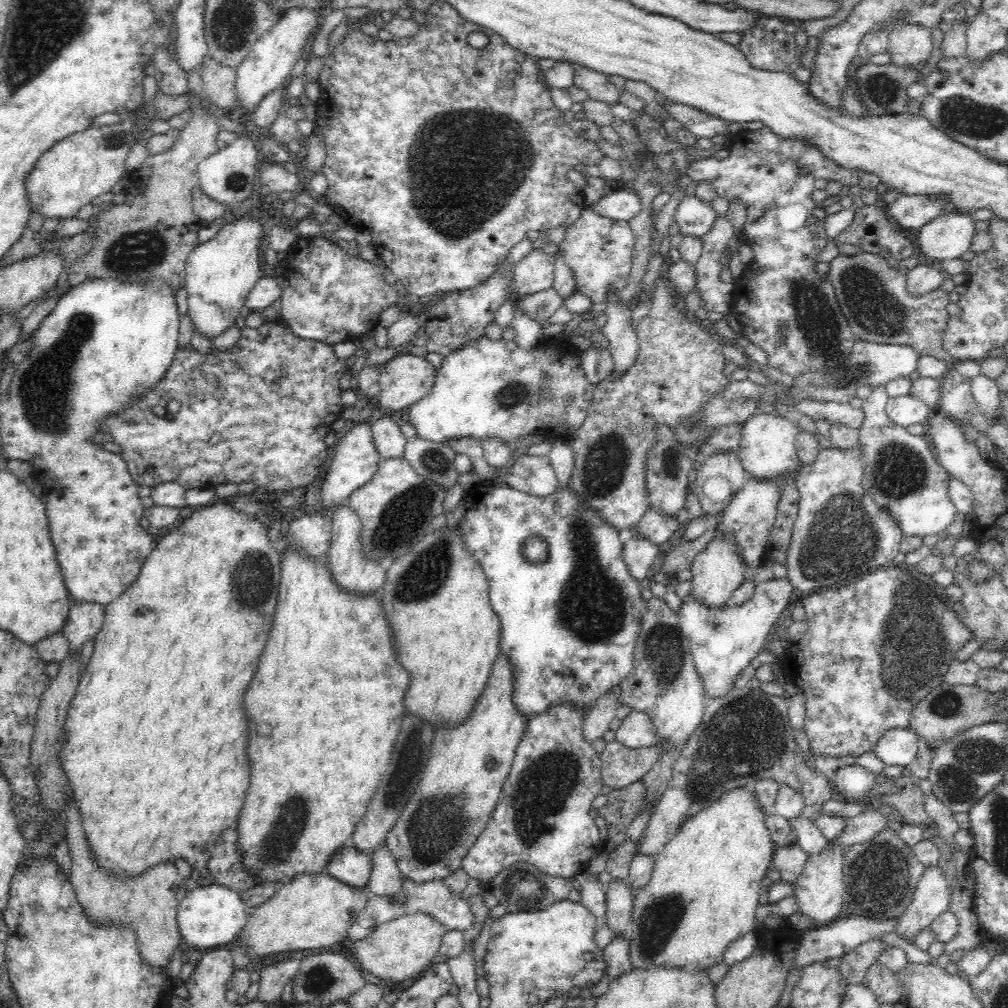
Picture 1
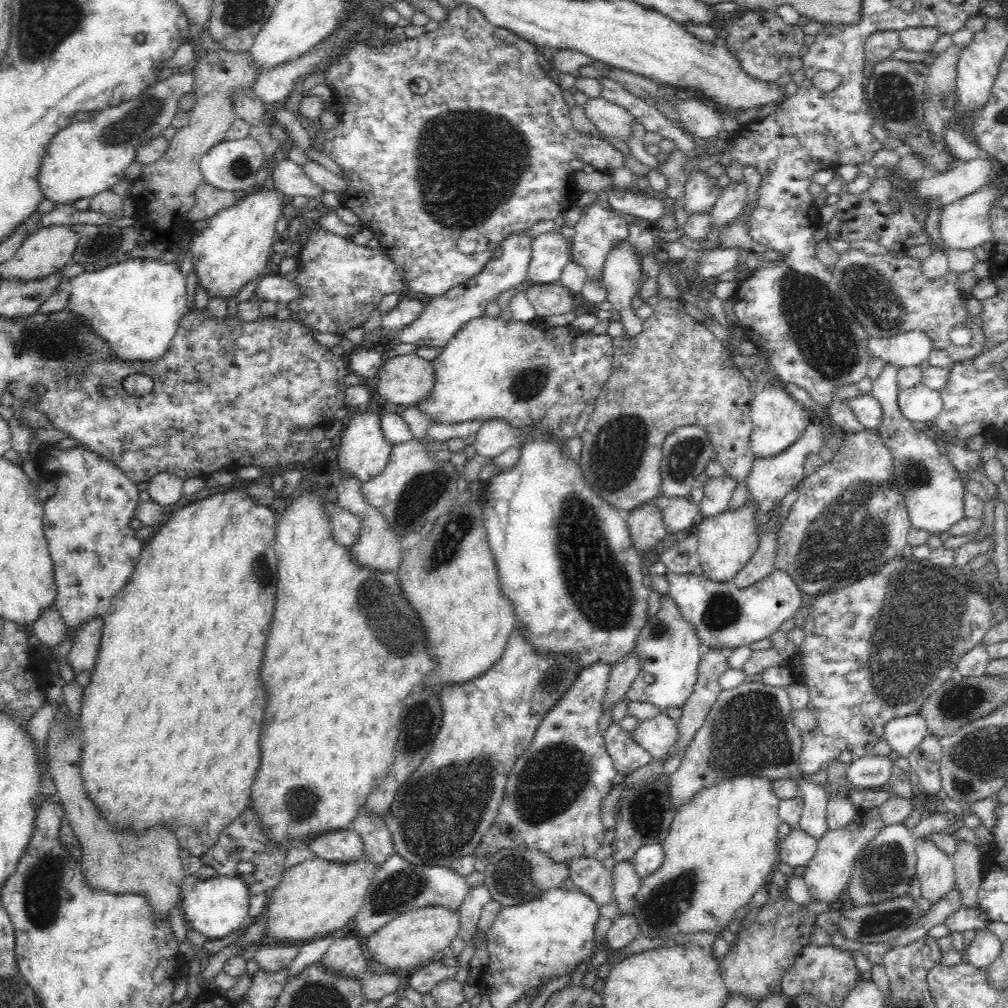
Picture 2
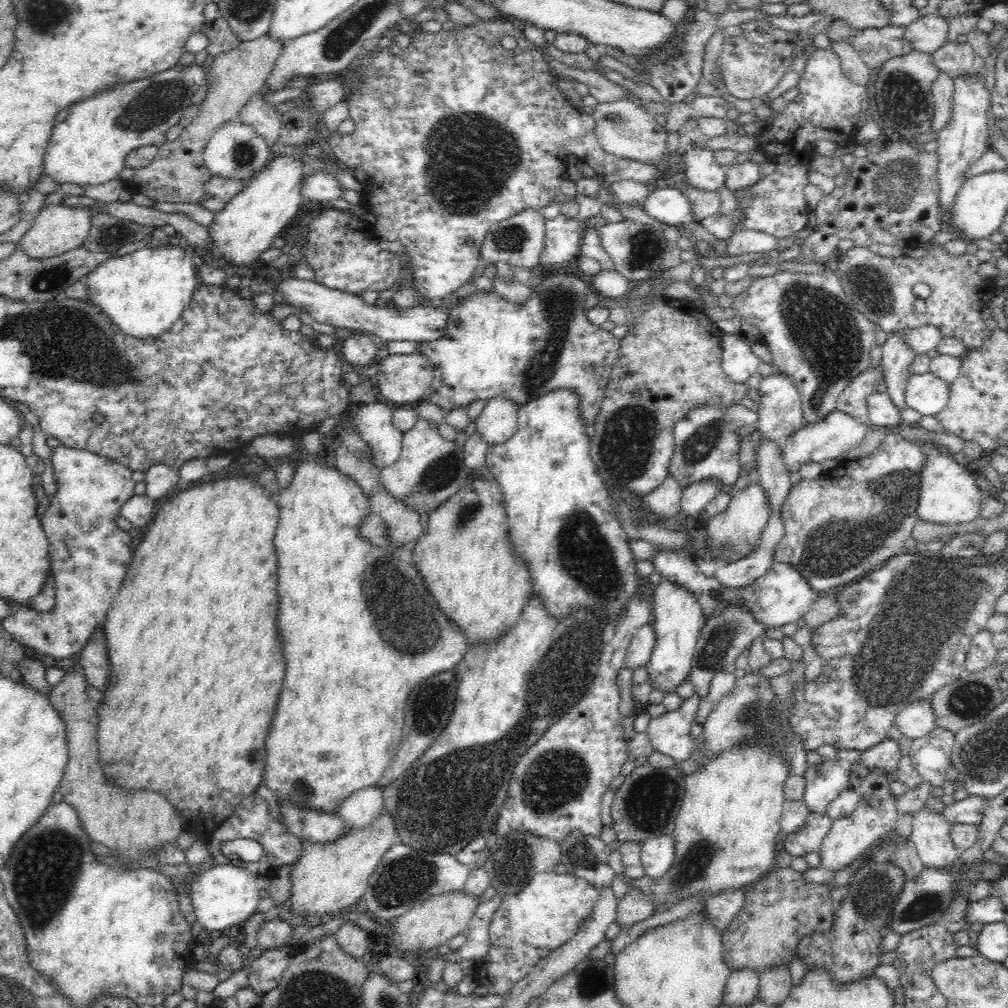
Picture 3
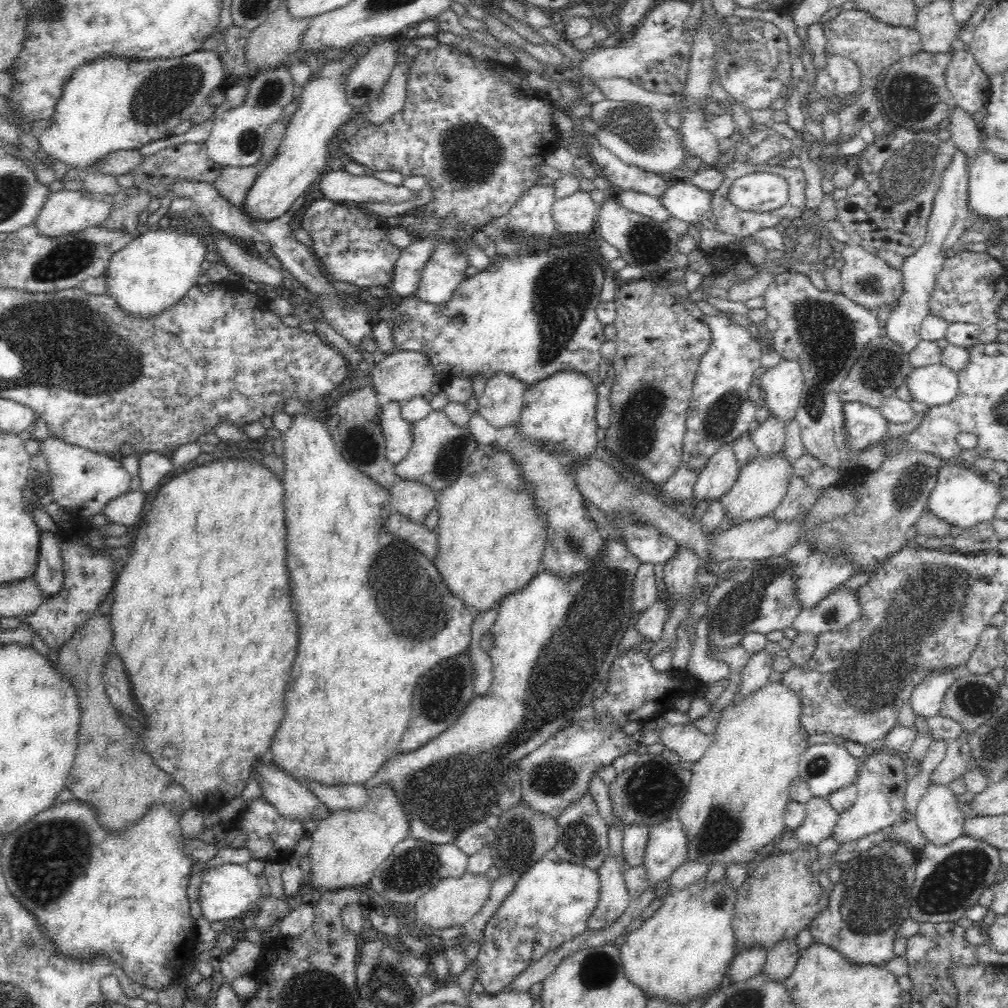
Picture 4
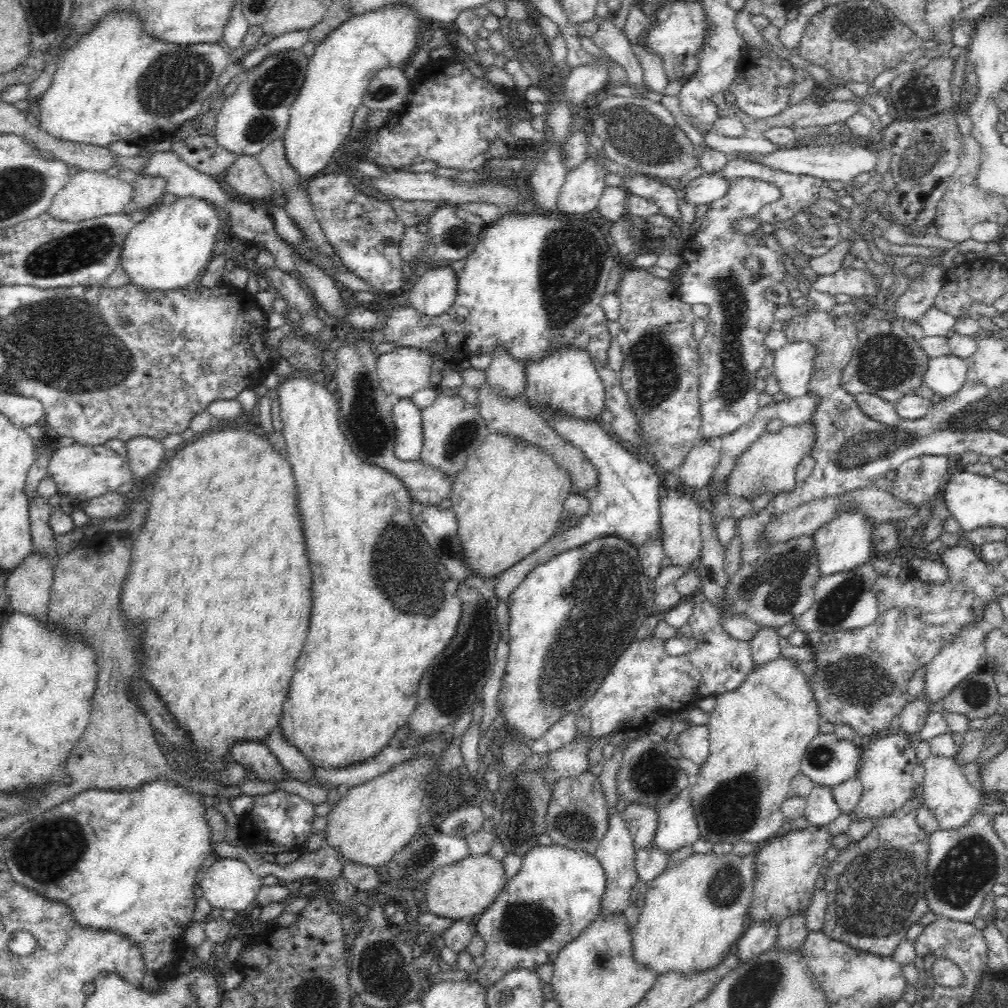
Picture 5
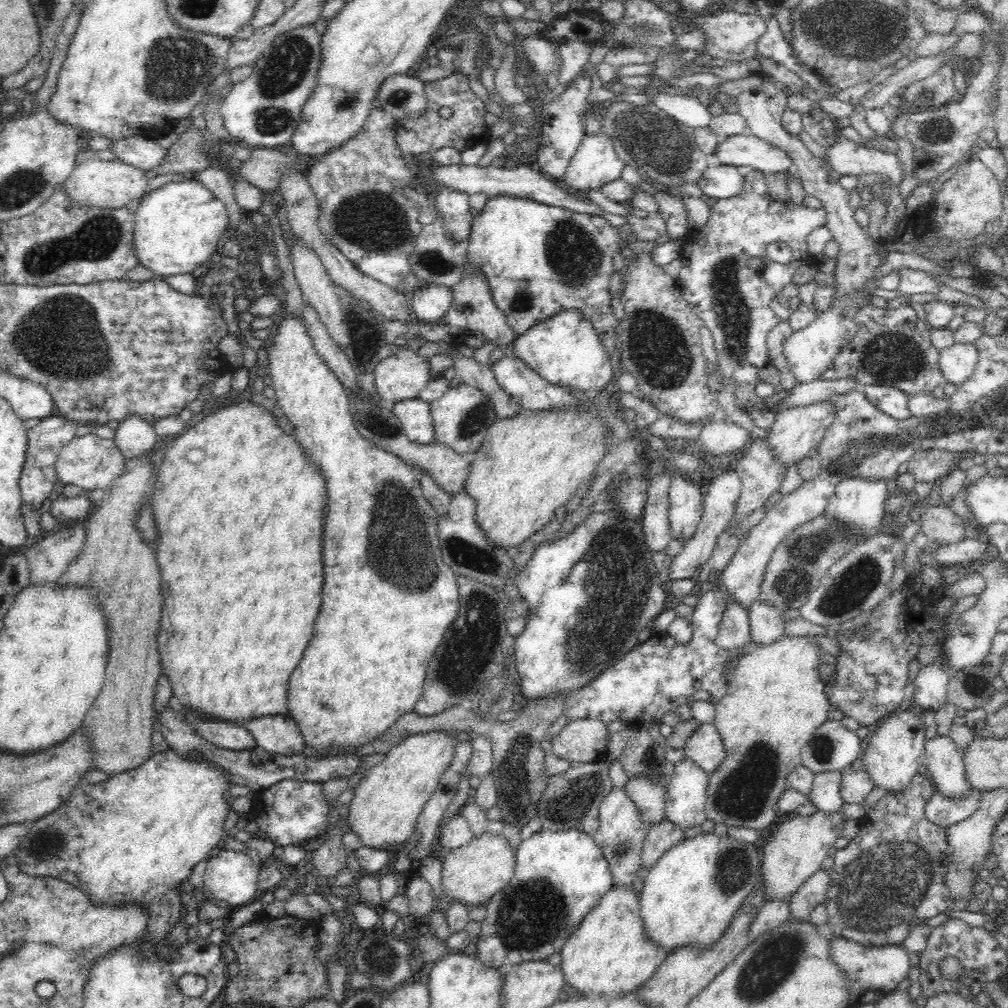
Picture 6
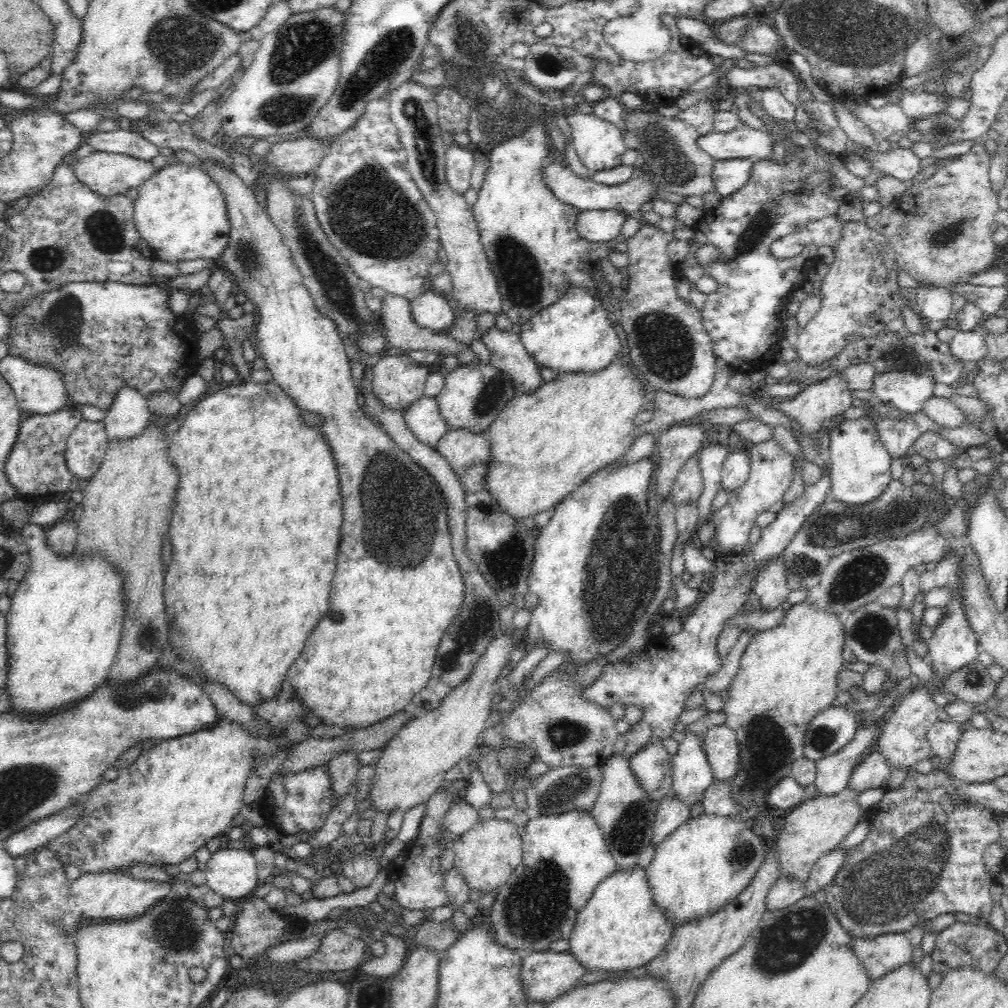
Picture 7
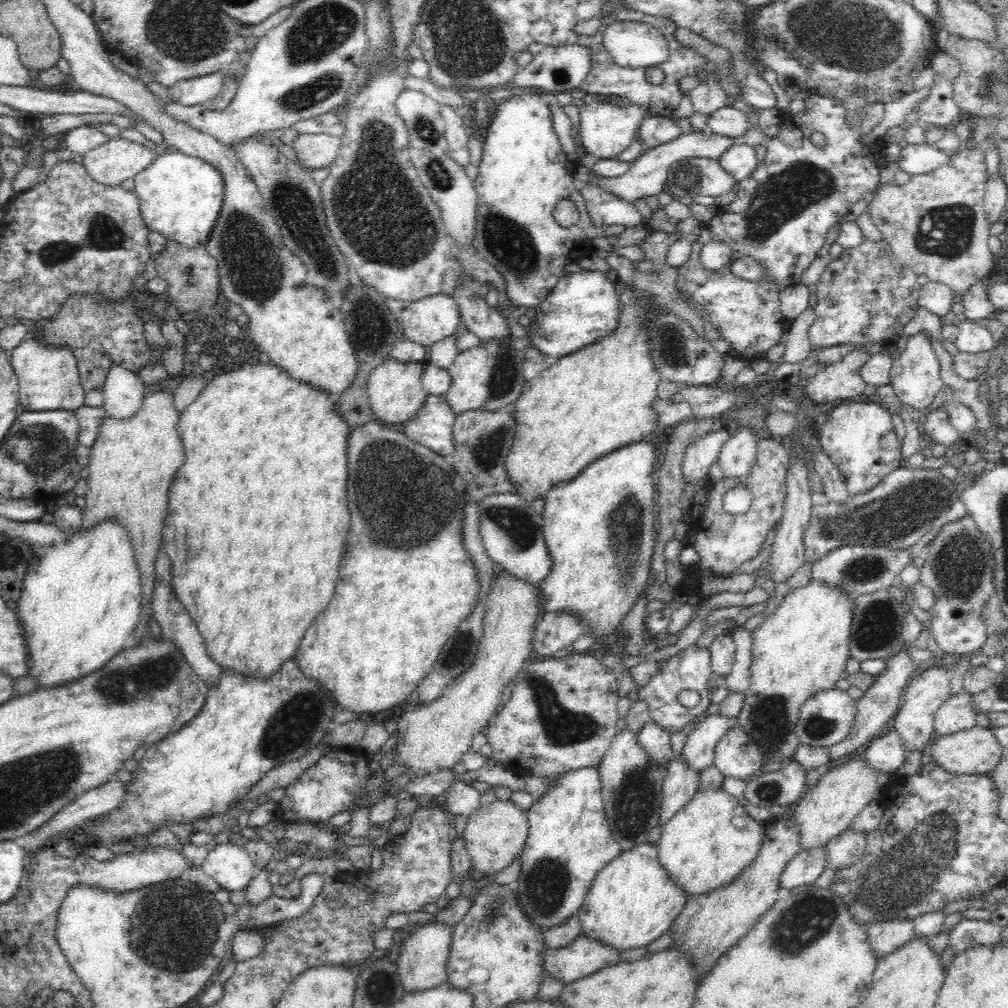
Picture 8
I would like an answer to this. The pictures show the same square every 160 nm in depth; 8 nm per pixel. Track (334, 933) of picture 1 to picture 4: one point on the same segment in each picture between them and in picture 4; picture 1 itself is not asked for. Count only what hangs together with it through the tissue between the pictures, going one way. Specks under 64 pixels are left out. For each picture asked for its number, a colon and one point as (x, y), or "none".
2: (317, 897)
3: (328, 877)
4: (347, 847)

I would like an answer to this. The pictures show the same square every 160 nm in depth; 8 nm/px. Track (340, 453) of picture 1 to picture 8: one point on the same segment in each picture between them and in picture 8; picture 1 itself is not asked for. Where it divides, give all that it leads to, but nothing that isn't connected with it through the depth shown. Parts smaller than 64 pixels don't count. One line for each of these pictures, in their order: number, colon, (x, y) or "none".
2: (363, 450)
3: (373, 421)
4: (397, 431)
5: (409, 437)
6: (415, 415)
7: (423, 418)
8: (433, 425)

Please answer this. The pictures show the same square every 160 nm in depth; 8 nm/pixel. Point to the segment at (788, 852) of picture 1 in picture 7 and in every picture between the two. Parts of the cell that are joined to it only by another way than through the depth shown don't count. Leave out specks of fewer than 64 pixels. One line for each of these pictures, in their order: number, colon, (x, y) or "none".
2: (798, 847)
3: (808, 838)
4: (820, 819)
5: (821, 809)
6: (825, 794)
7: (833, 772)

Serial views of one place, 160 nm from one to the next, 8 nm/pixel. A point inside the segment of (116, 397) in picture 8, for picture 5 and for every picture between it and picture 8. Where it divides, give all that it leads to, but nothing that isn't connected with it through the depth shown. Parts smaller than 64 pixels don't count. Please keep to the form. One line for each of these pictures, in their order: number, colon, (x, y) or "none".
5: (144, 453)
6: (134, 436)
7: (126, 417)

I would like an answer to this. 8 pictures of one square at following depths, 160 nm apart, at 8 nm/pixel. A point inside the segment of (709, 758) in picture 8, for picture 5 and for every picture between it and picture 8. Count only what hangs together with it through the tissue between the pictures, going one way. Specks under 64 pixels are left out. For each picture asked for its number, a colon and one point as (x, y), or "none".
5: (677, 826)
6: (686, 796)
7: (691, 773)

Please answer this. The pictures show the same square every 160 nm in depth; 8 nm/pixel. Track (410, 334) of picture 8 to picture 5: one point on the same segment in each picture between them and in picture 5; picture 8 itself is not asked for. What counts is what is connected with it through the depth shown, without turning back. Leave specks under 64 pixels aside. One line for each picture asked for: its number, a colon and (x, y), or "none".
5: (433, 294)
6: (429, 303)
7: (433, 311)

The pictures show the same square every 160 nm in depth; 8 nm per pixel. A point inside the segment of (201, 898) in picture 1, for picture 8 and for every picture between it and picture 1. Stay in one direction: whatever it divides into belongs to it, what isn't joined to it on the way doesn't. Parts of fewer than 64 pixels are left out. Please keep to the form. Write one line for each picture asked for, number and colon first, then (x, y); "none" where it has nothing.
2: (216, 906)
3: (226, 894)
4: (226, 892)
5: (229, 883)
6: (231, 876)
7: (232, 873)
8: (229, 865)

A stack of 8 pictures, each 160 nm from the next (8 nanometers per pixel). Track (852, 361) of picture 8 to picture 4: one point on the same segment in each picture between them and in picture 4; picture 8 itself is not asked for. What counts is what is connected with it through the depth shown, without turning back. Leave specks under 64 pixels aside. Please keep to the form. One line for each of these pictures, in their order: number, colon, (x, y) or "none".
4: (762, 483)
5: (768, 465)
6: (796, 431)
7: (815, 403)

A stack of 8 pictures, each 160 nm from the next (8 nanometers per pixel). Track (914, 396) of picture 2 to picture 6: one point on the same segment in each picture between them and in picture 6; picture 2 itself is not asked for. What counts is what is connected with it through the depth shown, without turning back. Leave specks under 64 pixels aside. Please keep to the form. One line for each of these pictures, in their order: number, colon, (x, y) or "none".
3: (927, 394)
4: (934, 384)
5: (945, 375)
6: (957, 362)

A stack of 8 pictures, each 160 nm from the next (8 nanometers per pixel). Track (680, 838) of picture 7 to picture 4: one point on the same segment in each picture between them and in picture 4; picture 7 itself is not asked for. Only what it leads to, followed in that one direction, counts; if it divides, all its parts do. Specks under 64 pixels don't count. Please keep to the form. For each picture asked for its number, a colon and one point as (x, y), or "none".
4: (683, 949)
5: (692, 914)
6: (689, 897)

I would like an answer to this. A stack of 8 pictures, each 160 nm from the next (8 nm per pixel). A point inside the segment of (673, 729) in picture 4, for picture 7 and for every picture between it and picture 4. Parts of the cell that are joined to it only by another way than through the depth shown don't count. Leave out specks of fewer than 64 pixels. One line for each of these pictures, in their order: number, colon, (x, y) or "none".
5: (695, 744)
6: (705, 746)
7: (722, 748)

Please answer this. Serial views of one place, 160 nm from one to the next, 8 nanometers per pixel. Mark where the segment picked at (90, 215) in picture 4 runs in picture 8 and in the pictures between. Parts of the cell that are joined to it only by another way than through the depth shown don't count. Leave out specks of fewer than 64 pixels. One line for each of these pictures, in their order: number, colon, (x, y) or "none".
5: (87, 194)
6: (97, 182)
7: (107, 173)
8: (117, 159)

